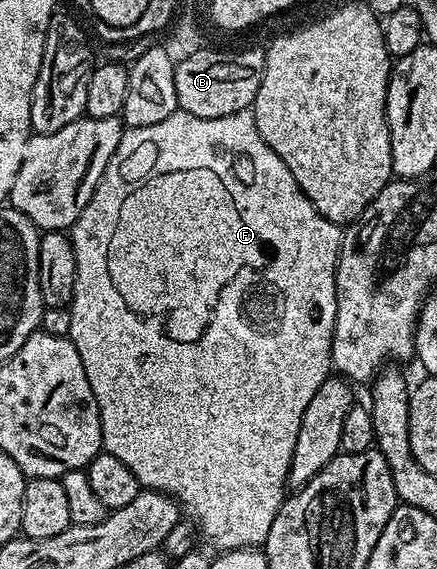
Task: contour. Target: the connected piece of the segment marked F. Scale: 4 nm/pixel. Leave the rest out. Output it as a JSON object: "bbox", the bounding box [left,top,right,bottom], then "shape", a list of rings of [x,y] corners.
{"bbox":[69,109,343,551],"shape":[[[177,109],[161,124],[149,124],[148,126],[132,126],[124,129],[121,136],[121,144],[117,144],[117,152],[109,160],[89,204],[81,212],[81,216],[75,221],[75,225],[69,231],[69,237],[75,255],[77,256],[77,280],[75,291],[71,297],[70,311],[72,316],[71,343],[77,348],[77,356],[81,356],[81,364],[85,364],[85,376],[89,376],[89,388],[93,388],[93,396],[97,400],[97,408],[101,416],[101,432],[103,433],[103,450],[108,454],[117,456],[133,476],[137,476],[140,487],[149,490],[159,490],[163,494],[169,494],[179,503],[182,513],[190,521],[195,523],[195,529],[203,534],[210,545],[220,551],[236,550],[246,546],[262,547],[269,536],[269,528],[273,528],[273,520],[281,508],[285,491],[288,489],[287,477],[293,460],[293,448],[297,445],[297,432],[301,432],[301,416],[305,416],[305,407],[309,400],[321,388],[321,384],[332,373],[331,365],[331,341],[333,340],[333,328],[337,316],[337,288],[335,287],[335,269],[339,259],[339,249],[343,243],[343,230],[340,223],[330,222],[323,218],[321,212],[305,196],[305,192],[293,180],[293,172],[285,168],[285,160],[265,144],[261,132],[257,132],[257,120],[251,110],[242,110],[233,116],[221,116],[220,118],[202,118],[193,116],[189,112]]]}

